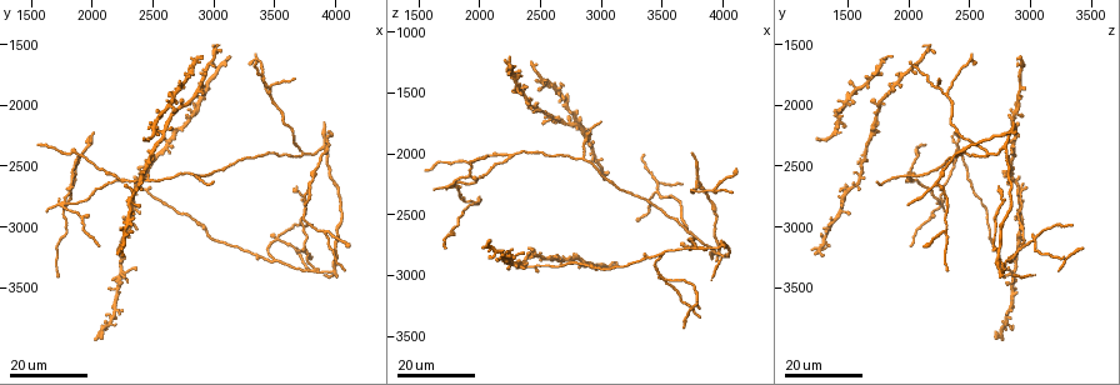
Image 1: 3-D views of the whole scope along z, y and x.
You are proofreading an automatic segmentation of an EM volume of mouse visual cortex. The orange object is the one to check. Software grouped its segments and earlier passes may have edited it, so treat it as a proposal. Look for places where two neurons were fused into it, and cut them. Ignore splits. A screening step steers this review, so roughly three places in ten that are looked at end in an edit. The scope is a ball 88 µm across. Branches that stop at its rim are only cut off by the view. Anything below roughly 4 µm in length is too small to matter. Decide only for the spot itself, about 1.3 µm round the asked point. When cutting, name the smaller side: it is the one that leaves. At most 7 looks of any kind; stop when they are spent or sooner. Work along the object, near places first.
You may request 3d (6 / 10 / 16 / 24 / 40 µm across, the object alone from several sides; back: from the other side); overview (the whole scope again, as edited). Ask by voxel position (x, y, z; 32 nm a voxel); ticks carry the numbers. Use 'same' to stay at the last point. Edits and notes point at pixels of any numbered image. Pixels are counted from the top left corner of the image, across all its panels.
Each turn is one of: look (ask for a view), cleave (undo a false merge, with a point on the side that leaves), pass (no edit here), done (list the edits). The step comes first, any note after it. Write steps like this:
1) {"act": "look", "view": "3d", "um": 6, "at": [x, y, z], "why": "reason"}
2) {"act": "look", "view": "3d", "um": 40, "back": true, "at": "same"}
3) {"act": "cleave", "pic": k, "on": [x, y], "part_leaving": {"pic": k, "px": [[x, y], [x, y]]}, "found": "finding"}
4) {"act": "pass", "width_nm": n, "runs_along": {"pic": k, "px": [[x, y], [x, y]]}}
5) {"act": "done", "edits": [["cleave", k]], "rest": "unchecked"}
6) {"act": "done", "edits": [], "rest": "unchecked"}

{"act": "look", "view": "3d", "um": 24, "at": [2440, 2700, 2920], "why": "calibre changes"}

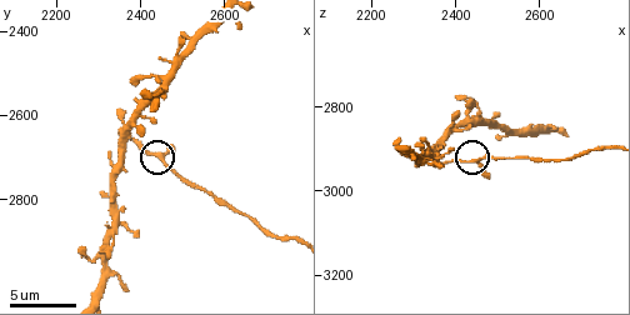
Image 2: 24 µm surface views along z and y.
{"act": "look", "view": "3d", "um": 6, "at": [2465, 2715, 2925], "why": "closer look"}

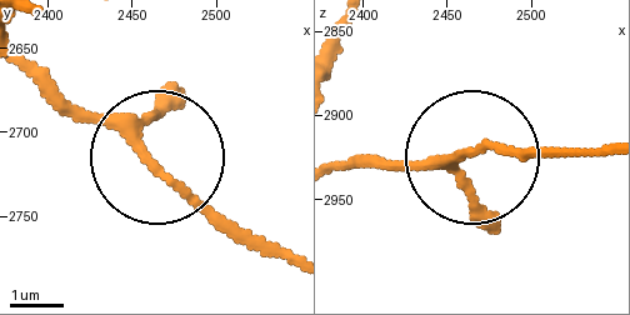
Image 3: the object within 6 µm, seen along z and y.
{"act": "pass", "arms": 3, "found": "all the same neuron"}

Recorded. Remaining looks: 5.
{"act": "look", "view": "3d", "um": 24, "at": [1760, 2800, 2280], "why": "branch point"}

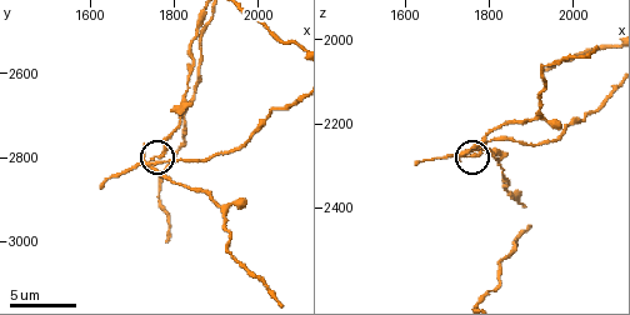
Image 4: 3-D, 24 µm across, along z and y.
{"act": "look", "view": "3d", "um": 10, "at": [1770, 2795, 2280]}

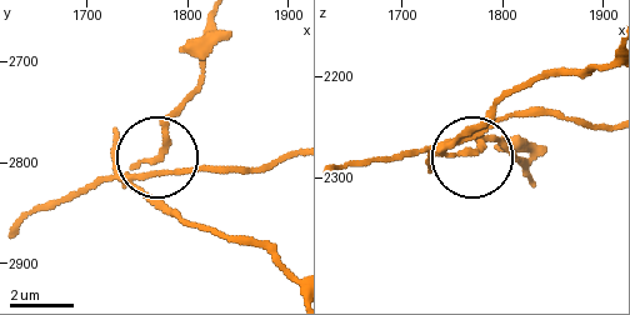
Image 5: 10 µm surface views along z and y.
{"act": "cleave", "pic": 5, "on": [159, 209], "side_arm_um": 19, "part_leaving": {"pic": 5, "px": [[128, 180], [158, 150], [195, 85], [205, 21]]}, "found": "a second neuron is stuck on"}

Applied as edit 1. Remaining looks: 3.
{"act": "look", "view": "overview"}

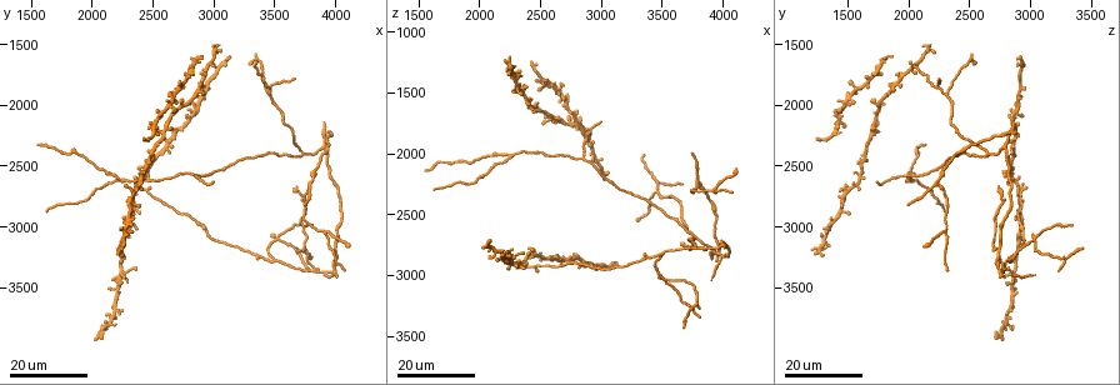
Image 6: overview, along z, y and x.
{"act": "look", "view": "3d", "um": 16, "at": [2260, 2620, 2020], "why": "arms part here"}

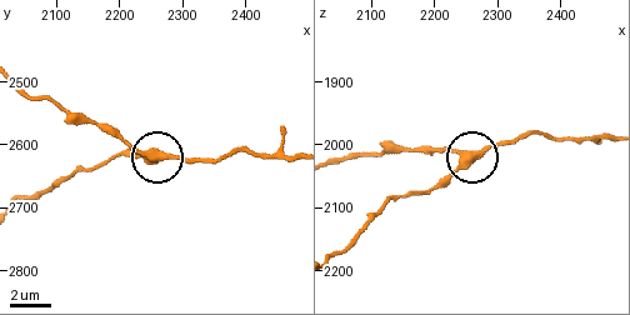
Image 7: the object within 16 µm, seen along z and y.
{"act": "look", "view": "3d", "um": 10, "at": [2245, 2615, 2020]}

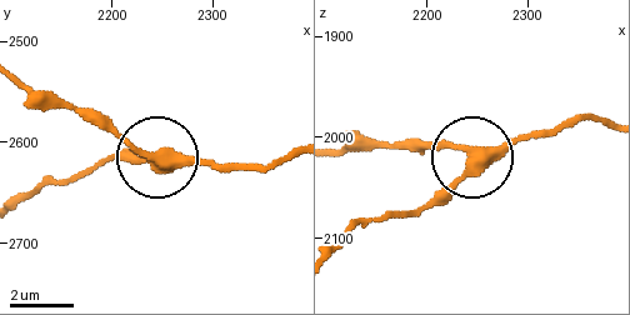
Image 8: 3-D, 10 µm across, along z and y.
{"act": "pass", "arms": 3, "runs_along": {"pic": 8, "px": [[606, 123], [581, 116], [478, 151], [415, 211]]}, "found": "all the same neuron"}

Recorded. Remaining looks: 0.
{"act": "done", "edits": [["cleave", 5]], "rest": "unchecked"}

